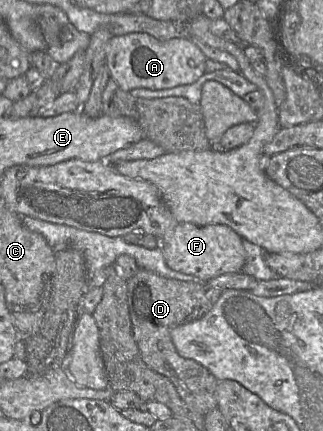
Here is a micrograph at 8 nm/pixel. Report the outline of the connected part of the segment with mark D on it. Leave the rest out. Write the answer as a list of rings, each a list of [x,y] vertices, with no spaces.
[[[138,269],[128,280],[127,289],[133,337],[143,361],[151,369],[167,377],[190,408],[201,415],[207,415],[217,407],[218,380],[195,360],[178,354],[171,339],[171,330],[202,318],[213,308],[224,290],[211,287],[207,282],[165,278],[145,269]]]

